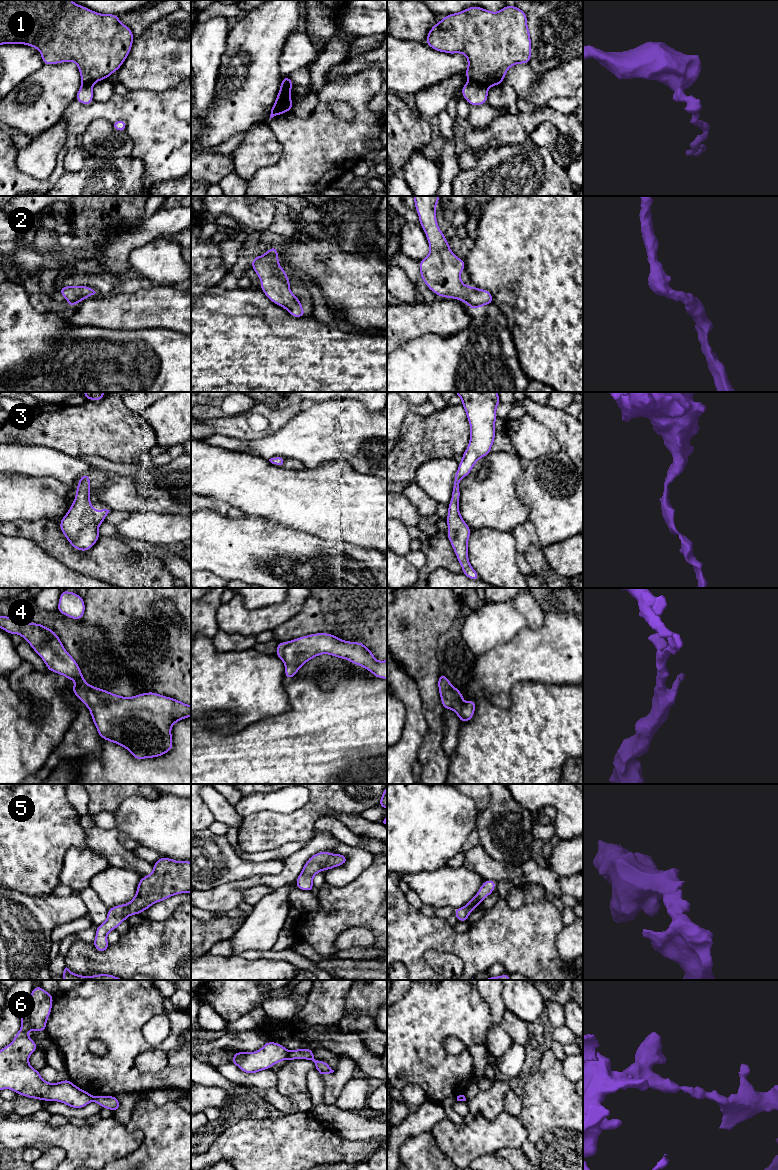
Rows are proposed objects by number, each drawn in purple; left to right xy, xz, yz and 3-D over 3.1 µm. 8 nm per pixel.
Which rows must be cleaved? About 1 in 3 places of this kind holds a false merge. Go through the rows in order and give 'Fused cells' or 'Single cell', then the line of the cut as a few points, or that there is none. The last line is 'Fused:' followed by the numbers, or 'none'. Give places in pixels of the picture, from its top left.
1: Fused cells. Split along yz (470, 80), (479, 82), (487, 88)
2: Single cell. No split
3: Single cell. No split
4: Single cell. No split
5: Single cell. No split
6: Fused cells. Split along xz (289, 1051), (287, 1058)
Fused: 1, 6

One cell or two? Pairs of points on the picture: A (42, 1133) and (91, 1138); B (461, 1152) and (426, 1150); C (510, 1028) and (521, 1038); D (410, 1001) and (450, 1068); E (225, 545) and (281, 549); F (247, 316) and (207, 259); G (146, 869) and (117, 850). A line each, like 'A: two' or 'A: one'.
A: one
B: two
C: one
D: one
E: one
F: two
G: one

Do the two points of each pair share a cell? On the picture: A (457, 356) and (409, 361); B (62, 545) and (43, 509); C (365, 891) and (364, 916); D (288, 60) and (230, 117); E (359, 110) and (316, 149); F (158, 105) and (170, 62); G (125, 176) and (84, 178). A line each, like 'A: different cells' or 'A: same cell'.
A: same cell
B: different cells
C: same cell
D: different cells
E: same cell
F: different cells
G: same cell

